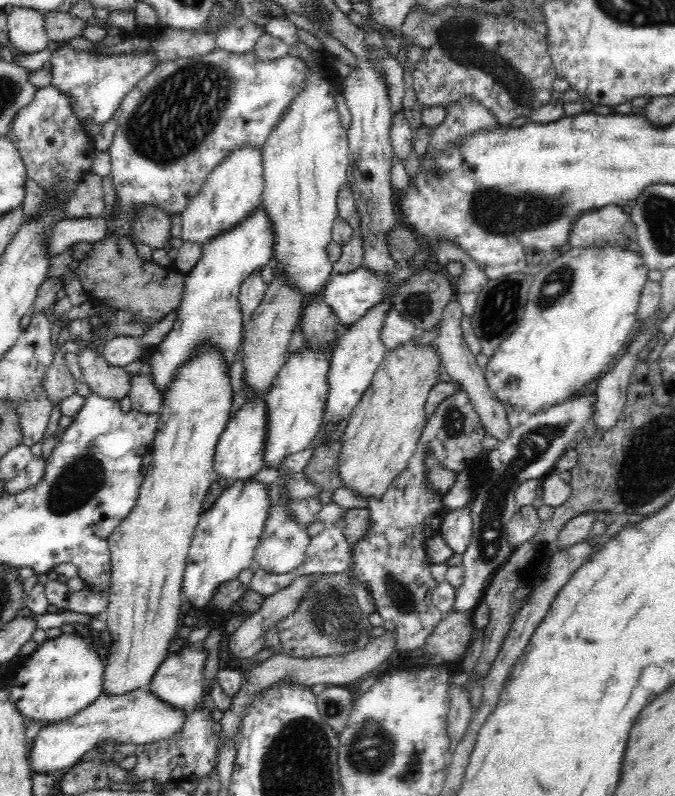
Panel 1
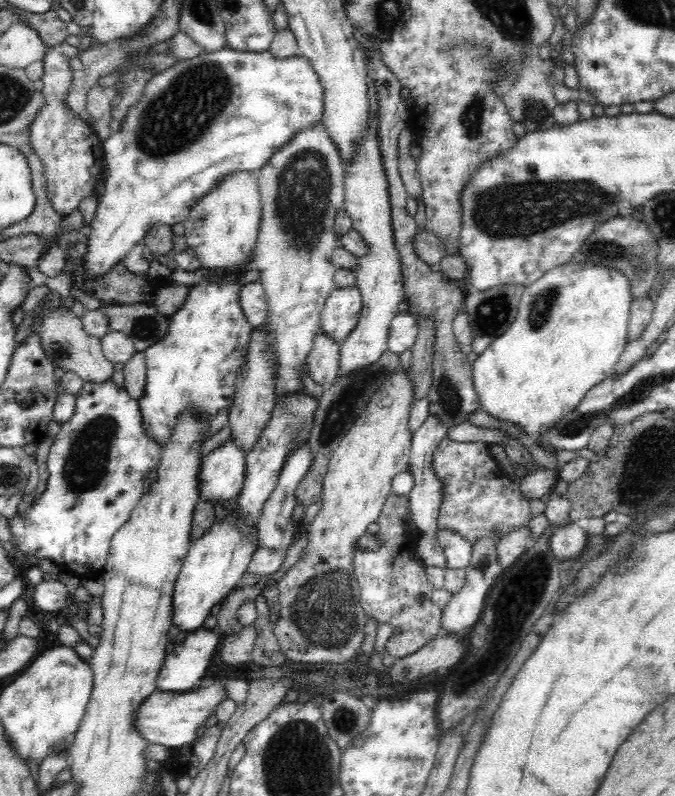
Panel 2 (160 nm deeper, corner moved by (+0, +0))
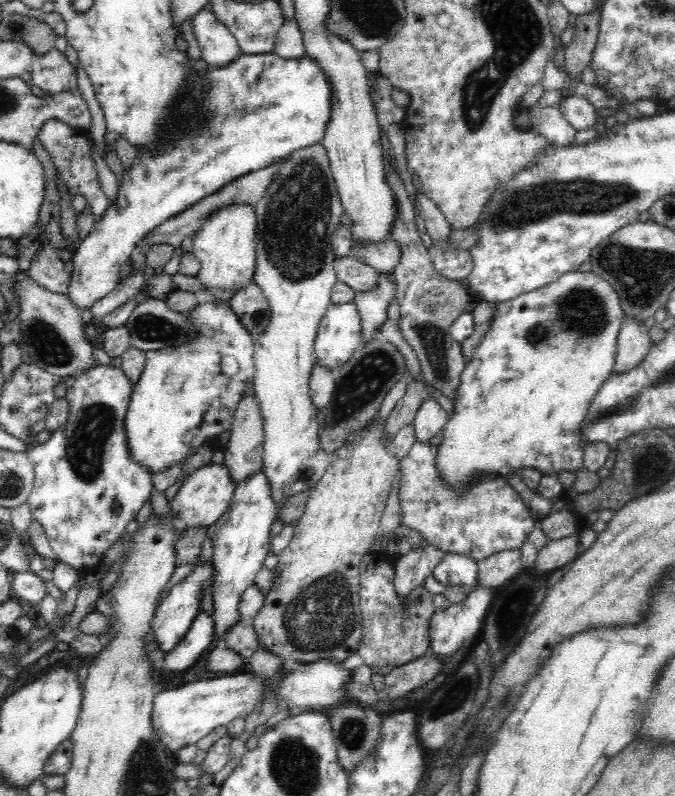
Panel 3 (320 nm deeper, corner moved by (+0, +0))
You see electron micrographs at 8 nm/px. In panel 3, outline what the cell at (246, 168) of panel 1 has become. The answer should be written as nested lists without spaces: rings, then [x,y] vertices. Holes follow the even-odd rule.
[[[228,206],[222,208],[218,212],[214,212],[208,222],[204,222],[204,226],[200,230],[192,234],[193,240],[193,255],[199,260],[200,270],[197,274],[198,281],[202,283],[202,293],[206,295],[206,300],[221,305],[228,303],[232,295],[236,291],[243,289],[245,286],[253,283],[254,273],[256,270],[256,228],[257,221],[255,216],[255,208],[252,206]]]

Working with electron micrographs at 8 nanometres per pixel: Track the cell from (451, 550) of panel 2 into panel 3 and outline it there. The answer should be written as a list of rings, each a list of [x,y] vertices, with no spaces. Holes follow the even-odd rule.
[[[446,554],[434,570],[432,577],[446,588],[466,586],[472,591],[477,585],[477,563],[472,558],[458,554]]]

